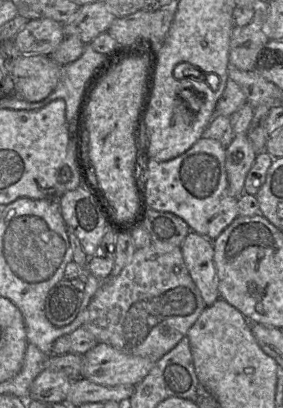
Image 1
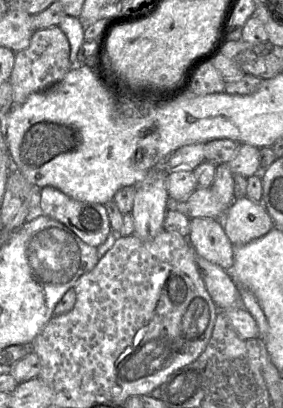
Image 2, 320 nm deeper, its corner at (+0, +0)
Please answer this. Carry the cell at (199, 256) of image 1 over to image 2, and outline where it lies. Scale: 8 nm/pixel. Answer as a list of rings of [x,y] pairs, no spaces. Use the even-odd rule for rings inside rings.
[[[195,217],[190,220],[189,243],[206,260],[229,271],[234,262],[234,246],[227,237],[221,219]]]

